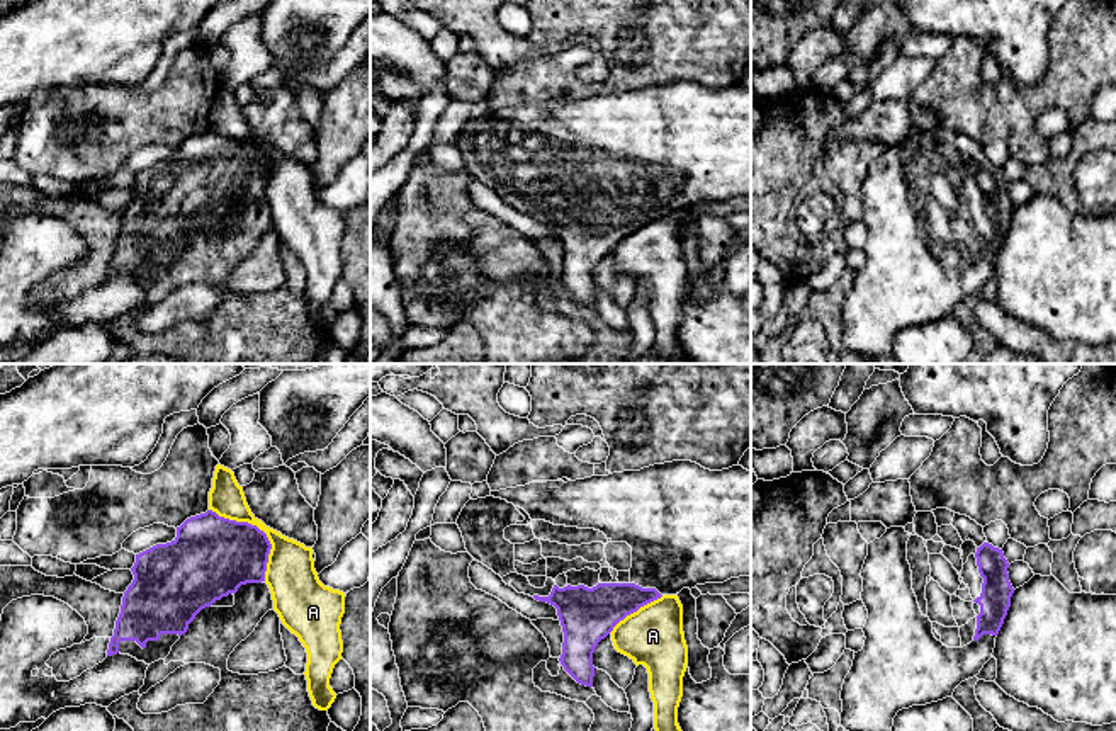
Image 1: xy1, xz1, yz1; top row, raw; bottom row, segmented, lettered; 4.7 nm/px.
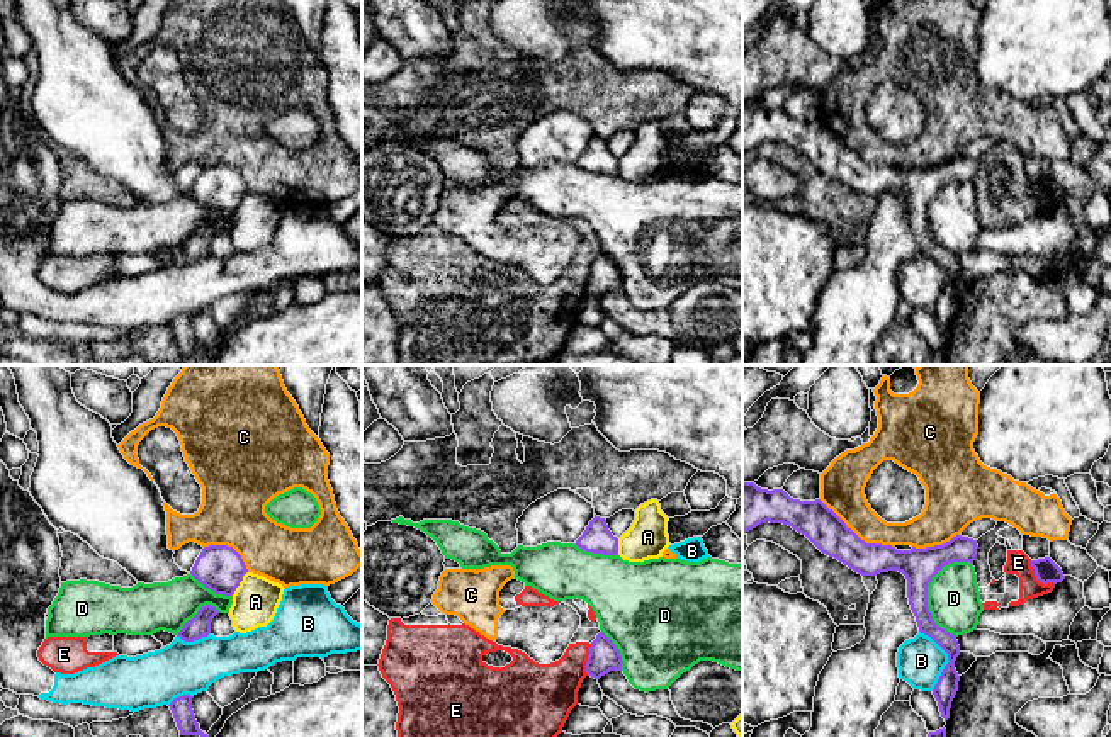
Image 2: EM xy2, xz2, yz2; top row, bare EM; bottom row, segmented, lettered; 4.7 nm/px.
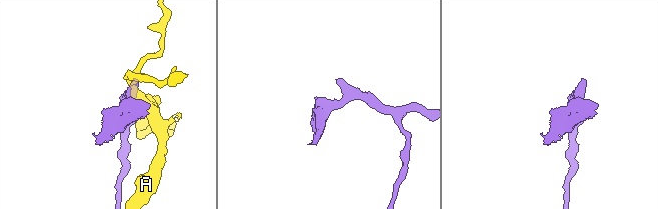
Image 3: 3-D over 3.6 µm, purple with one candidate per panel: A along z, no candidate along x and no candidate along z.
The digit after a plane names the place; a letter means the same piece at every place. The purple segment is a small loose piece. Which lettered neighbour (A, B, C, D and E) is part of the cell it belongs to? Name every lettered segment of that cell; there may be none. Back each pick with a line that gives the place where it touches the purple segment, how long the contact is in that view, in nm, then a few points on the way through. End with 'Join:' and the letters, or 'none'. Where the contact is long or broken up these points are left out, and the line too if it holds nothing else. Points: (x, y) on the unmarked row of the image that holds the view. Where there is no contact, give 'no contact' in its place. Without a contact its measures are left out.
Join: none

